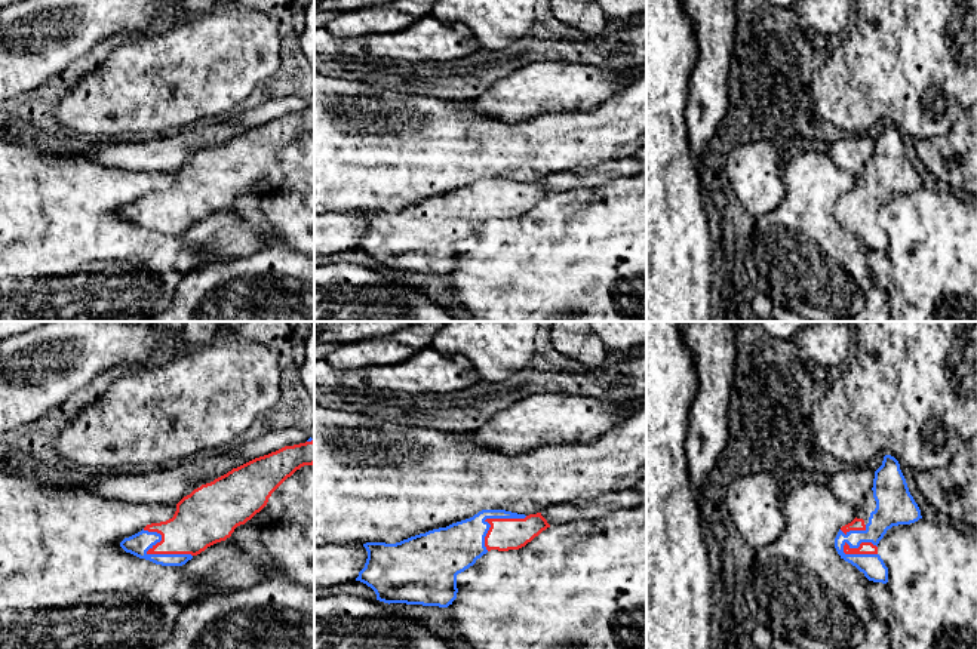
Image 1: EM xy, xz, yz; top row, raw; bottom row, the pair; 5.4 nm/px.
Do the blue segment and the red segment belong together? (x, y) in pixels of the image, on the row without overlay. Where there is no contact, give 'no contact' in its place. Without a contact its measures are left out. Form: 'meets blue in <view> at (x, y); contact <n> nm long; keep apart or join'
meets blue in xy at (151, 223); contact 300 nm long; join

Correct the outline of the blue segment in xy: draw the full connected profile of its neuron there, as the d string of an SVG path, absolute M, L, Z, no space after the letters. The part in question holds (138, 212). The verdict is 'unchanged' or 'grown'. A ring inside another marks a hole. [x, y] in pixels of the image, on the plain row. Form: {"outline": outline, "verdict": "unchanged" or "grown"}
{"outline": "M314 107L285 114L255 126L211 151L202 153L176 172L172 187L147 193L141 200L125 206L120 215L139 227L162 234L182 234L208 215L225 209L234 197L245 193L268 170L271 162L297 138L314 132Z", "verdict": "grown"}

